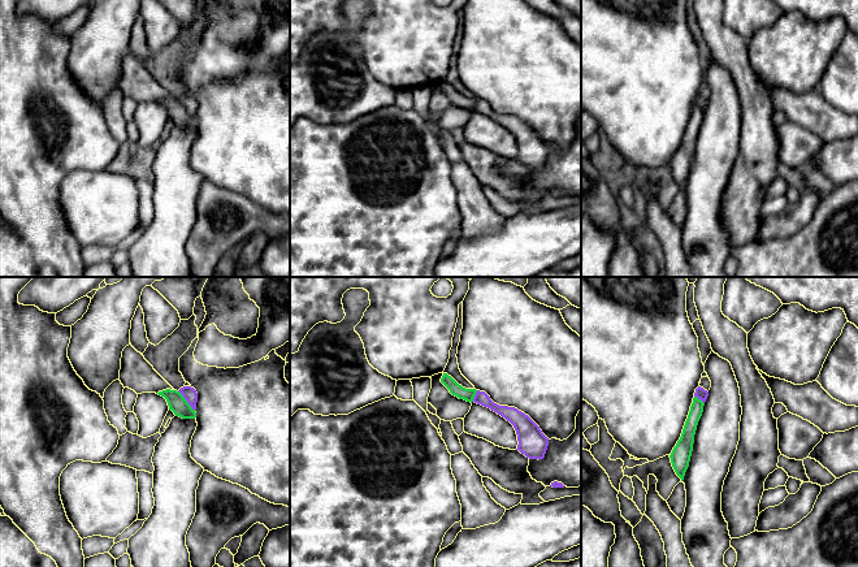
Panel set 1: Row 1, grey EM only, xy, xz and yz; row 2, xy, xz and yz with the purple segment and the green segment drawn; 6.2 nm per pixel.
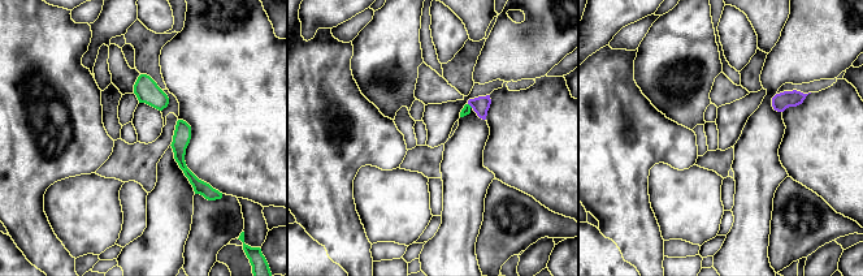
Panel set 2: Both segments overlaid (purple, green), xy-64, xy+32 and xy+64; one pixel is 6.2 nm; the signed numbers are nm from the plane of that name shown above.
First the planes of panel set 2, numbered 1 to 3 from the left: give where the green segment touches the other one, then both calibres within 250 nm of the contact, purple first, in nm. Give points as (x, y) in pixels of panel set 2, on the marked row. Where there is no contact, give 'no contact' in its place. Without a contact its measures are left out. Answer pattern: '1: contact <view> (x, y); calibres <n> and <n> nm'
1: no contact
2: contact xy+32 (471, 106); calibres 110 and 50 nm
3: no contact

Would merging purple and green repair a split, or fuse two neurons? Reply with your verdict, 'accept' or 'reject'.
reject

